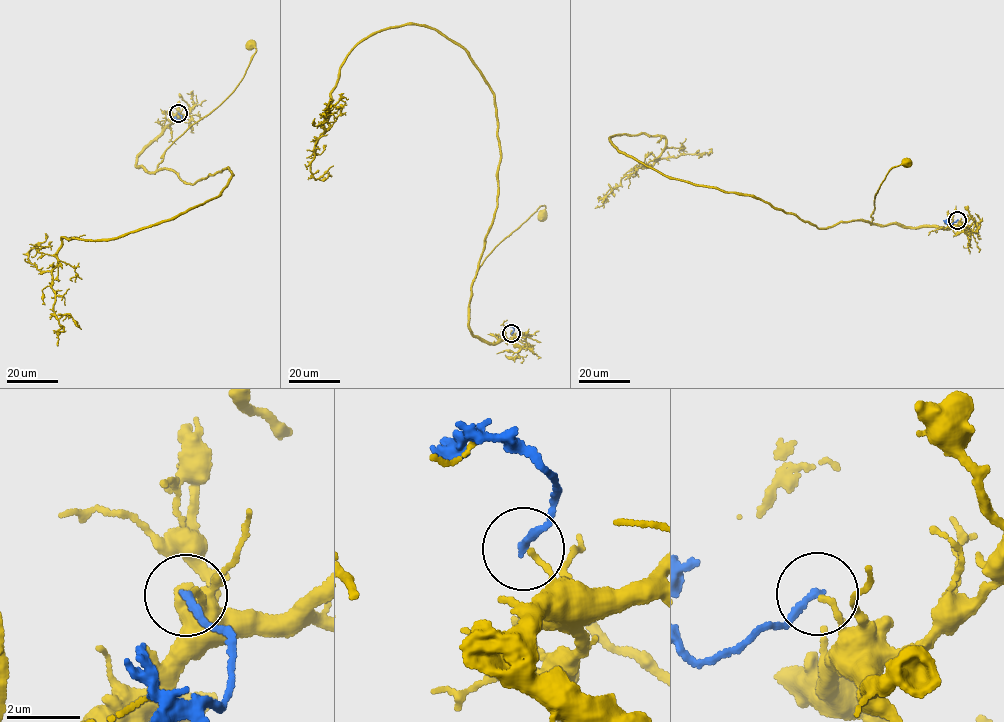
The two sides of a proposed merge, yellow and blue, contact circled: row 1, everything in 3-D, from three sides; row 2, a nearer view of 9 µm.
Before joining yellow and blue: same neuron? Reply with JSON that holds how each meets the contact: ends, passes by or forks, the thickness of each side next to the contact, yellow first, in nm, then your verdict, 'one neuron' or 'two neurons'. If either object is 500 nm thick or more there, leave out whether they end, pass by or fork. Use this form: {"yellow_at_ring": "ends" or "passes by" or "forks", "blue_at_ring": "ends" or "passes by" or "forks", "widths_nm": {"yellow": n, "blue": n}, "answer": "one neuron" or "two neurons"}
{"yellow_at_ring": "ends", "blue_at_ring": "ends", "widths_nm": {"yellow": 130, "blue": 200}, "answer": "two neurons"}

